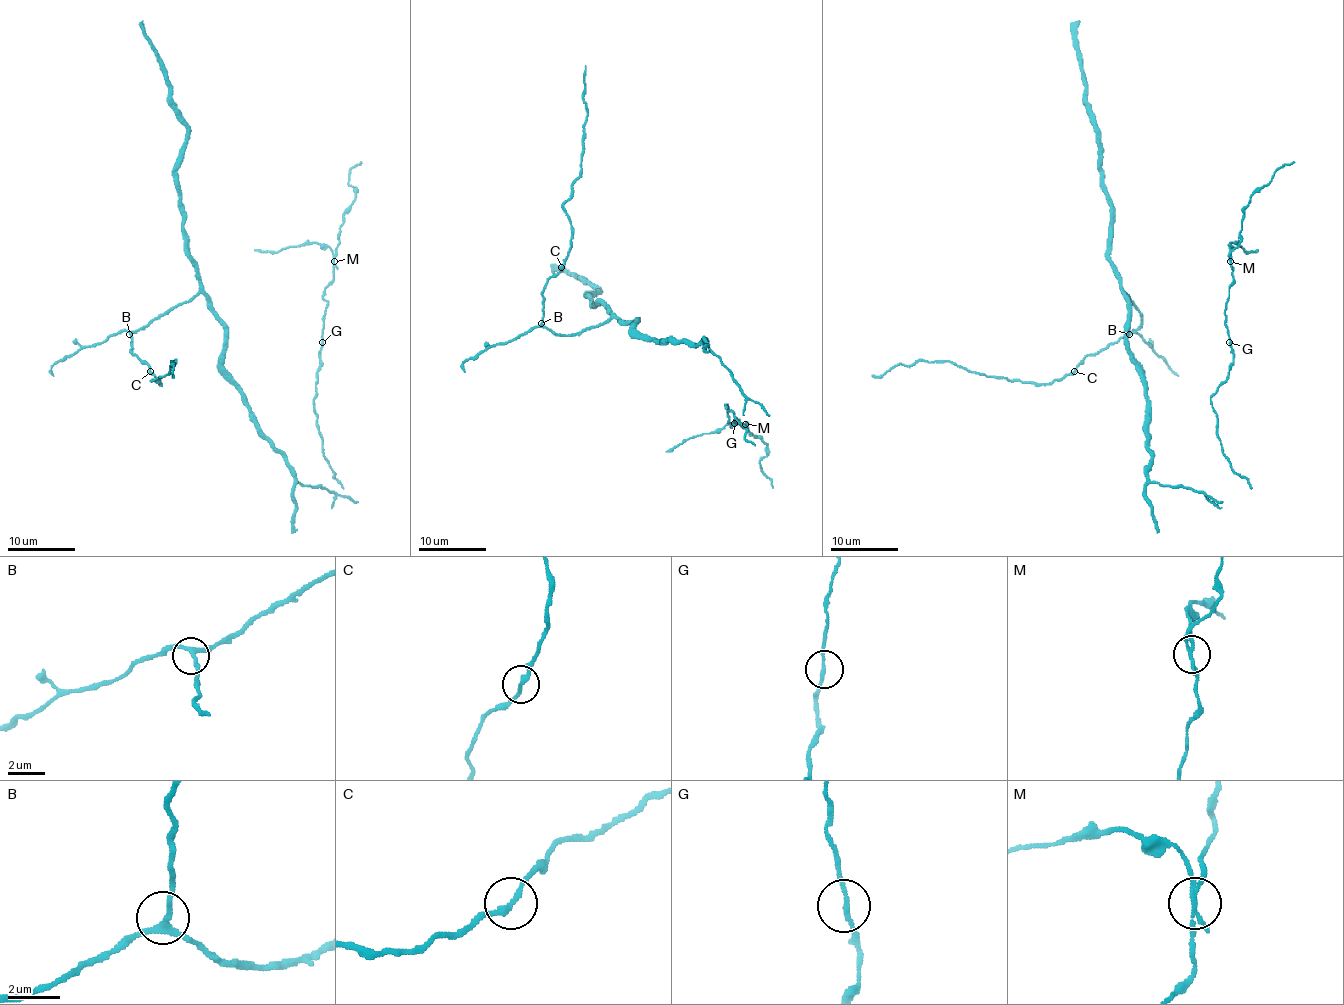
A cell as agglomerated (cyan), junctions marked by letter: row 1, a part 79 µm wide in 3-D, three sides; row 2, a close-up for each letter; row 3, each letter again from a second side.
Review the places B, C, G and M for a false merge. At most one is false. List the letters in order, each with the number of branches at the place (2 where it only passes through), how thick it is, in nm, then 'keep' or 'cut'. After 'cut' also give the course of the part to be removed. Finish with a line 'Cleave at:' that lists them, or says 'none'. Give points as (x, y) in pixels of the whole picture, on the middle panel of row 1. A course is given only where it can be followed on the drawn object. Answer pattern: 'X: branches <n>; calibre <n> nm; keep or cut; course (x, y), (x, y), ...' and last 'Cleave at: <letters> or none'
B: branches 3; calibre 200 nm; keep
C: branches 2; calibre 200 nm; keep
G: branches 2; calibre 160 nm; keep
M: branches 3; calibre 150 nm; cut; course (746, 424), (727, 424), (685, 440), (666, 452)
Cleave at: M

